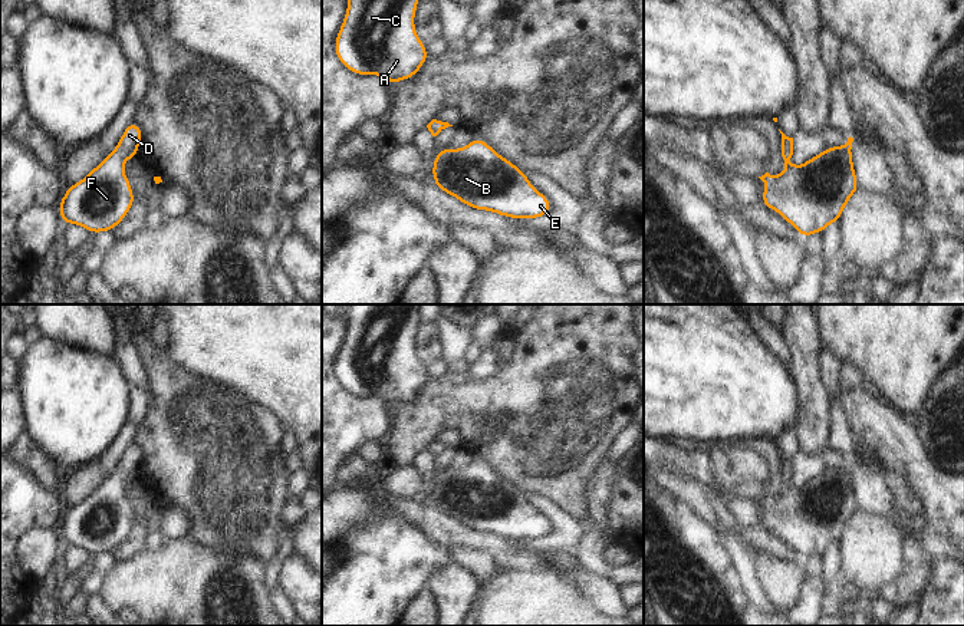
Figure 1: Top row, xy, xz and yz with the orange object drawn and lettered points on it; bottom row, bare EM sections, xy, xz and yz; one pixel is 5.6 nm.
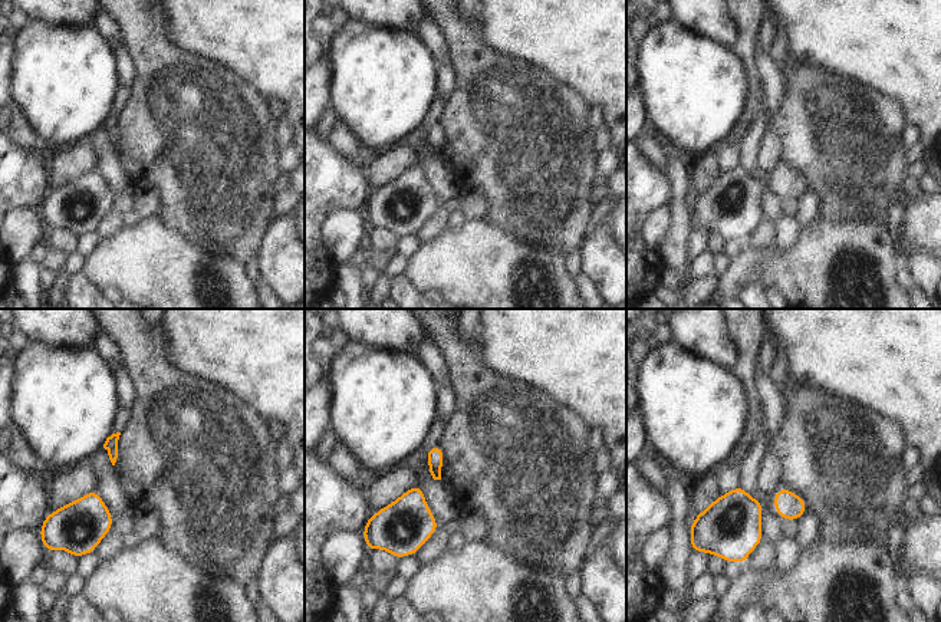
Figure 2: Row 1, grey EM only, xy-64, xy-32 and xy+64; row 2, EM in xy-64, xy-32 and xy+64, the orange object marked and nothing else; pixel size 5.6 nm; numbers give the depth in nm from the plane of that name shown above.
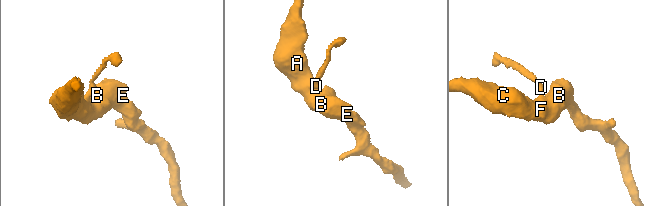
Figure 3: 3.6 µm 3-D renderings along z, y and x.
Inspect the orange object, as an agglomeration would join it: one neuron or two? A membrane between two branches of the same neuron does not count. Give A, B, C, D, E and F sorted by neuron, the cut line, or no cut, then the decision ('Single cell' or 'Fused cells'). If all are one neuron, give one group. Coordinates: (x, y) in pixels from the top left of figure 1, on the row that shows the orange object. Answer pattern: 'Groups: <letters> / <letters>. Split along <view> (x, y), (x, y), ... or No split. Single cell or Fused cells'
Groups: A B C D E F. No split. Single cell.

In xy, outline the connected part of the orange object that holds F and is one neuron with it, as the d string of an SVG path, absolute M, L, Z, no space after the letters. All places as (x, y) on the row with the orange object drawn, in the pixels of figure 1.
M132 121L115 149L83 179L69 185L57 210L63 224L78 224L92 234L112 231L135 202L124 162L138 155L142 131Z

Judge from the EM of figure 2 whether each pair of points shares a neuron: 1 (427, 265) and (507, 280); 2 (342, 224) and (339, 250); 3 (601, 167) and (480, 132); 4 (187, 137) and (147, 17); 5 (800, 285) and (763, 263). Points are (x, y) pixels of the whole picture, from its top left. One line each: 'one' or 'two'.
1: one
2: one
3: two
4: one
5: one

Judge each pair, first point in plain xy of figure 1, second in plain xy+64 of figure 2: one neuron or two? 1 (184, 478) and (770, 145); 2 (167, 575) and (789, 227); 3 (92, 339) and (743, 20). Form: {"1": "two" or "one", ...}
{"1": "two", "2": "two", "3": "two"}

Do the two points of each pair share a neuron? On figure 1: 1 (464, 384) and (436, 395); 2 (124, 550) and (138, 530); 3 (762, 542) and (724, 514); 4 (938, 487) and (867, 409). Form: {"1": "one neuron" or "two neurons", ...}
{"1": "one neuron", "2": "one neuron", "3": "one neuron", "4": "one neuron"}

